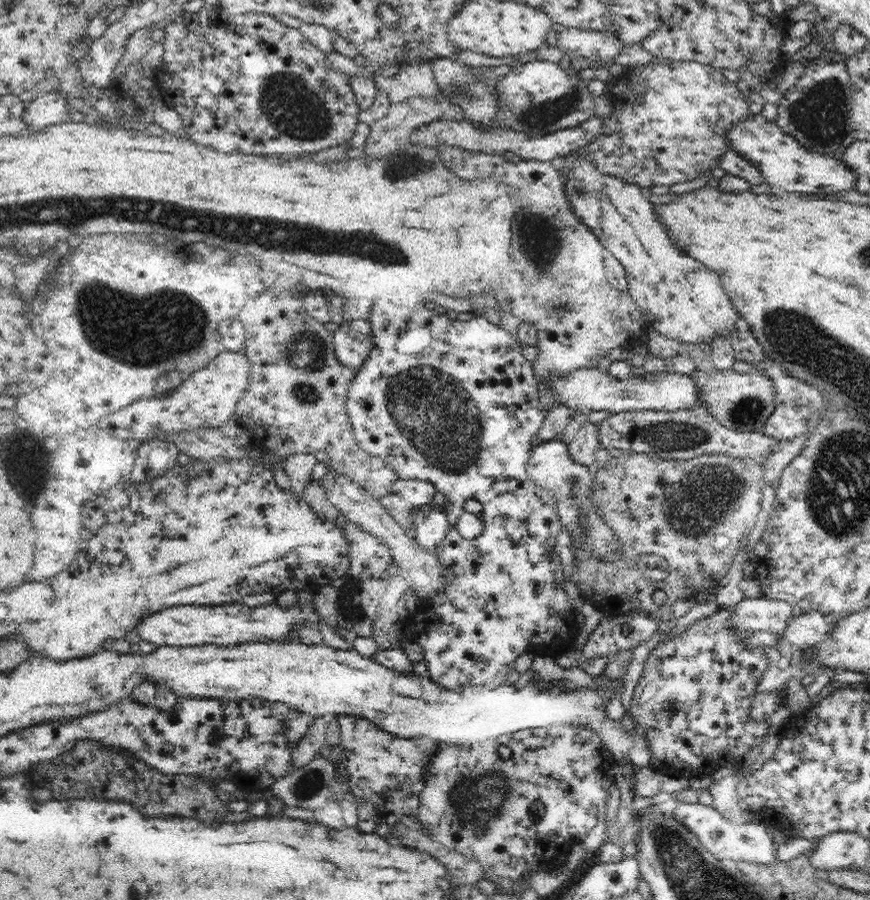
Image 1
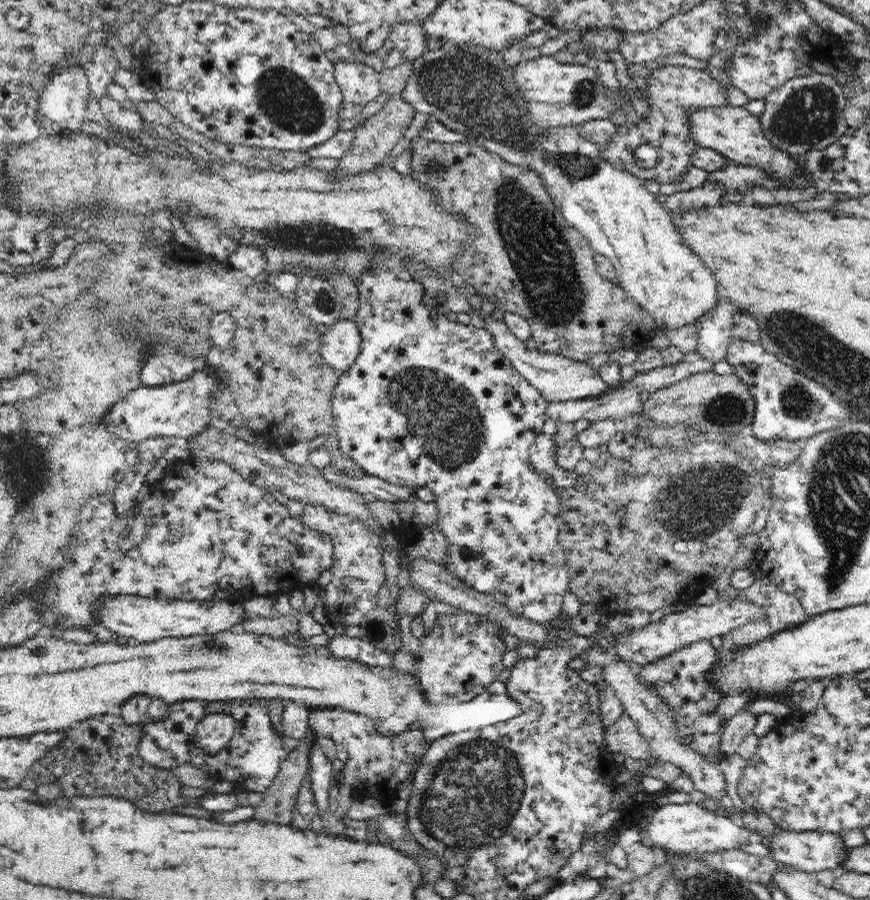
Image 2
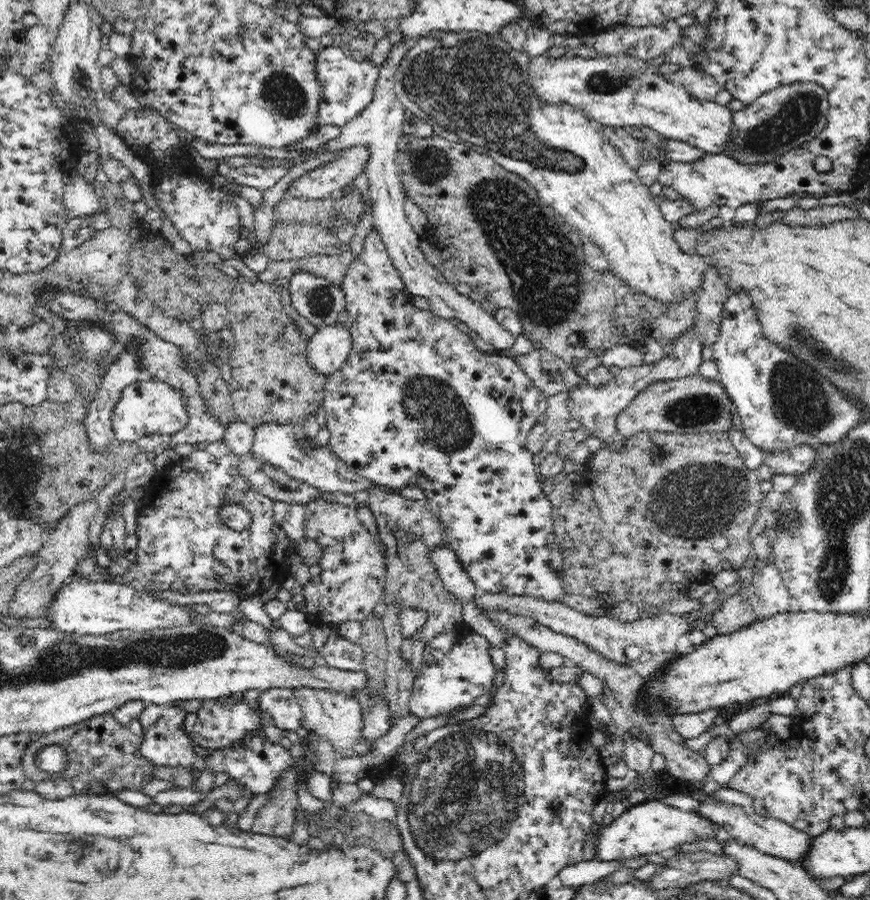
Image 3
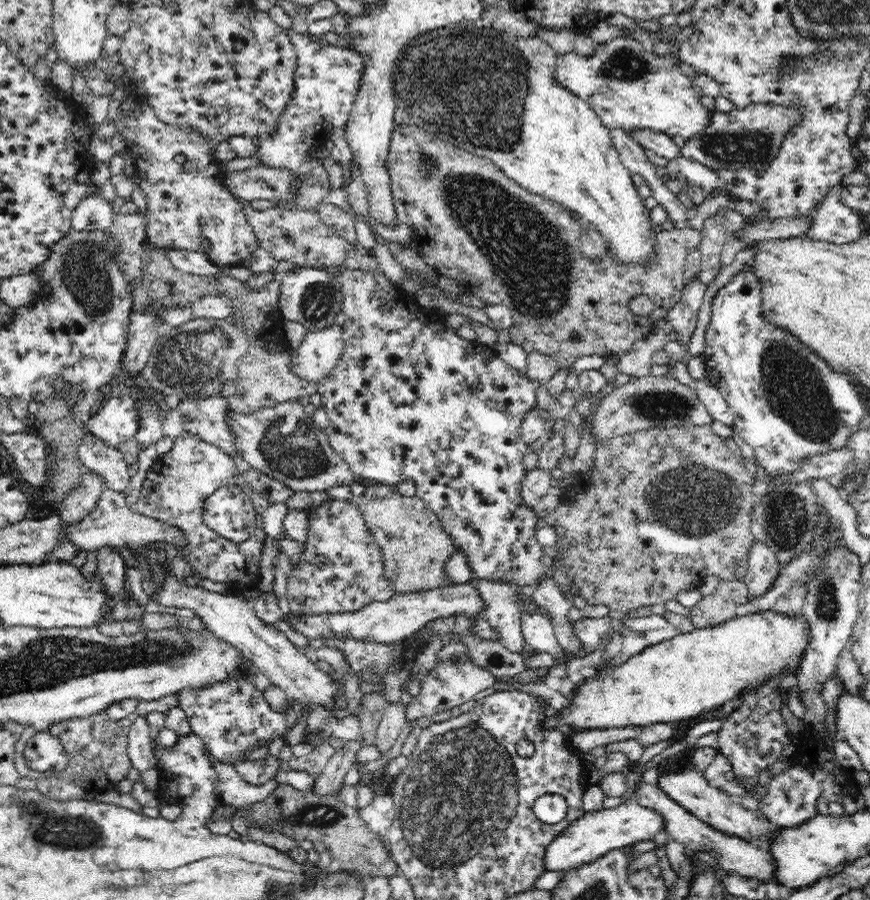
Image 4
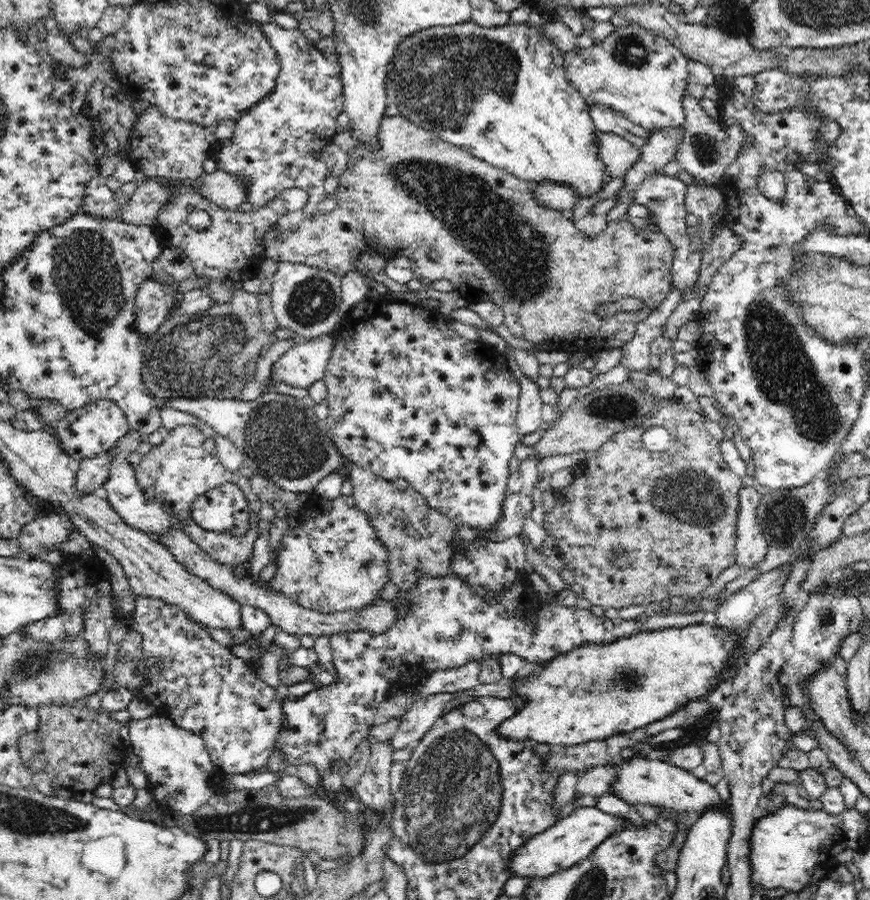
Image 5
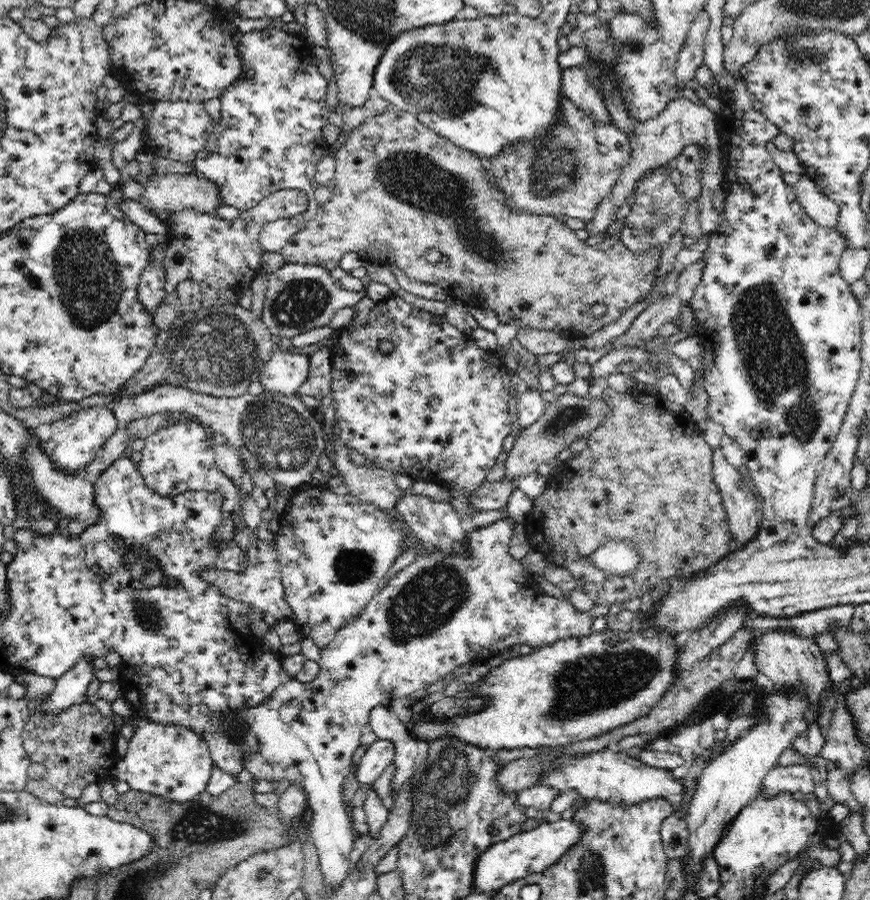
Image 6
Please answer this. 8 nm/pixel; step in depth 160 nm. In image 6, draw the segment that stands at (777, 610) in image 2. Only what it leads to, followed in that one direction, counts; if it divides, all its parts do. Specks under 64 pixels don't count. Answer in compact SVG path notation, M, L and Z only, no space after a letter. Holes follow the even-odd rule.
M715 449L714 454L715 479L723 496L723 506L727 511L728 530L740 546L747 547L750 543L753 543L753 540L761 531L765 511L765 507L762 505L763 501L761 497L757 497L751 492L747 483L743 480L743 475L740 475L738 468L728 462L721 449Z

